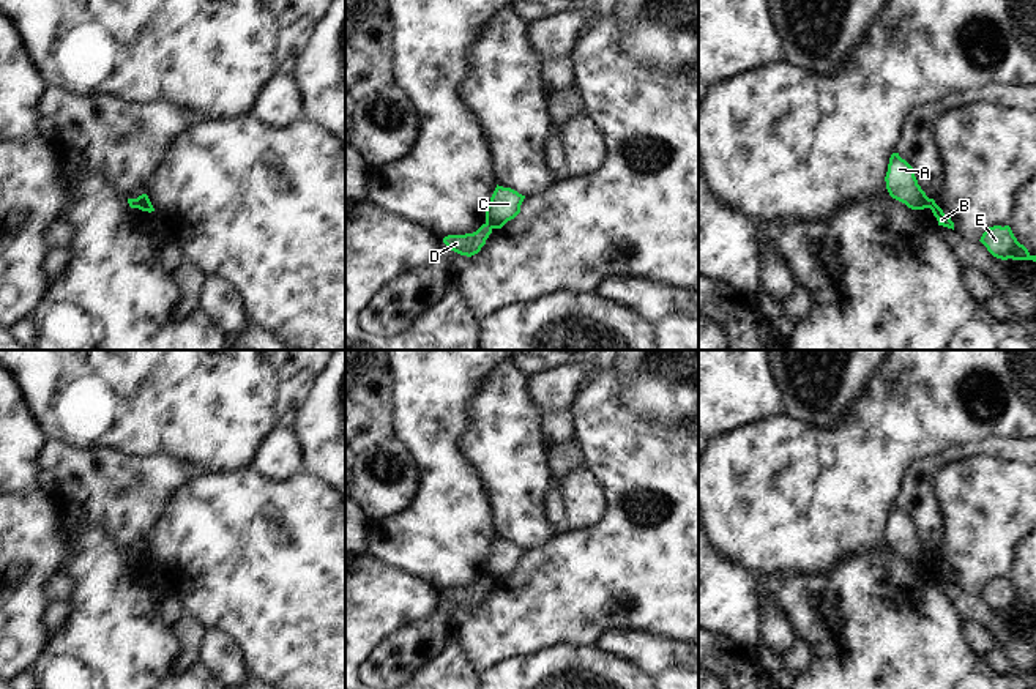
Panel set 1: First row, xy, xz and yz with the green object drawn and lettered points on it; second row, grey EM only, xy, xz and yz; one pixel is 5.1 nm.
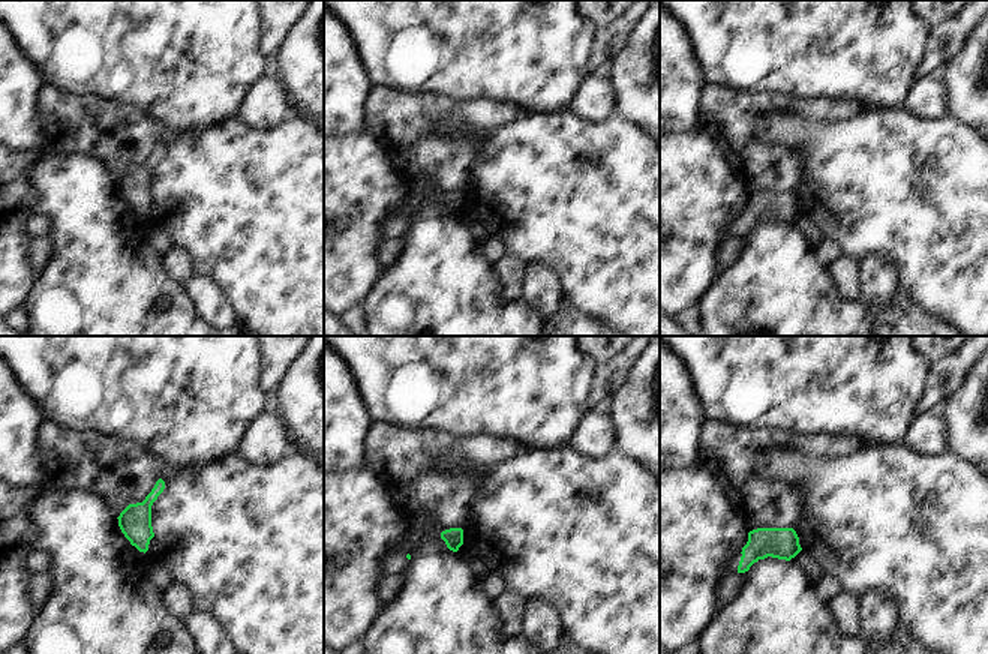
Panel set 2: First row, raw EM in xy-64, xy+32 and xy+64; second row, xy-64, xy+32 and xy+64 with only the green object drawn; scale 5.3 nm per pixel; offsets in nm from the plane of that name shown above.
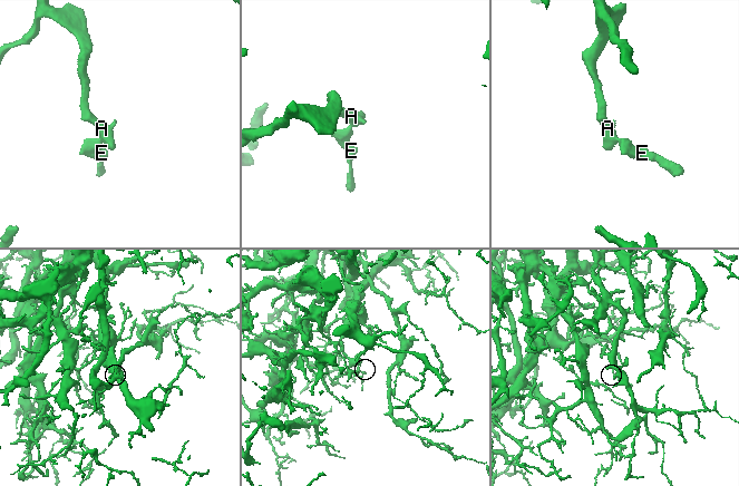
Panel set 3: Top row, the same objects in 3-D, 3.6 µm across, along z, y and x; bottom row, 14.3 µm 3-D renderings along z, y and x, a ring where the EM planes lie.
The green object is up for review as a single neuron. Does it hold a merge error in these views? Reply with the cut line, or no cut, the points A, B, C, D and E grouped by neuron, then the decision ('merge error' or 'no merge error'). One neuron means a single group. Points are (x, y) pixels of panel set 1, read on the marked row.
yz (927, 199), (929, 207) | A C / B D E | merge error

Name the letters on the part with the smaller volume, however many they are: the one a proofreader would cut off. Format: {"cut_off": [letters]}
{"cut_off": ["B", "D", "E"]}

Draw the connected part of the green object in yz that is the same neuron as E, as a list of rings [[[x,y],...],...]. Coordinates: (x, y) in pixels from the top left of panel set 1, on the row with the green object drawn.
[[[993,225],[989,227],[981,240],[987,251],[1001,260],[1033,260],[1036,262],[1036,255],[1031,255],[1028,249],[1017,241],[1009,225]]]

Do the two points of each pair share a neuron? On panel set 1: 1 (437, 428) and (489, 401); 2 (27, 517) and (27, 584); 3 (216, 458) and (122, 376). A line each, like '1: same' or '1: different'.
1: different
2: same
3: same

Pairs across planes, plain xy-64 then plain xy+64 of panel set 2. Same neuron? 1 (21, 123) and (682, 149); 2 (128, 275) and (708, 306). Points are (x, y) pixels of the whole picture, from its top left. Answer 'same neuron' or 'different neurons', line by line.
1: different neurons
2: same neuron

